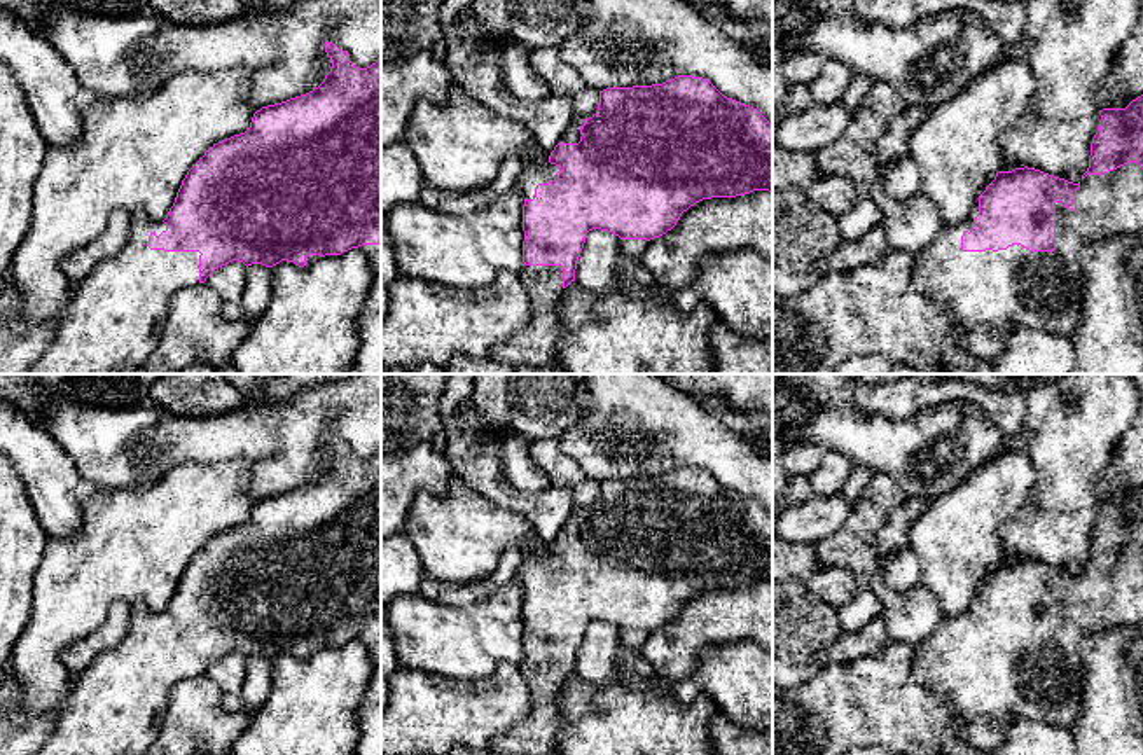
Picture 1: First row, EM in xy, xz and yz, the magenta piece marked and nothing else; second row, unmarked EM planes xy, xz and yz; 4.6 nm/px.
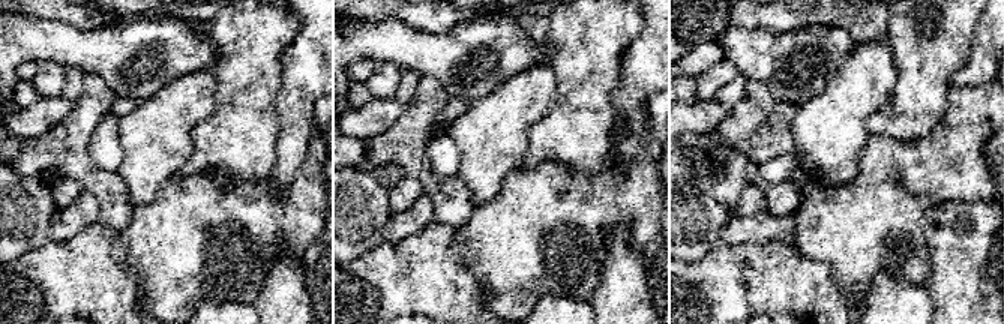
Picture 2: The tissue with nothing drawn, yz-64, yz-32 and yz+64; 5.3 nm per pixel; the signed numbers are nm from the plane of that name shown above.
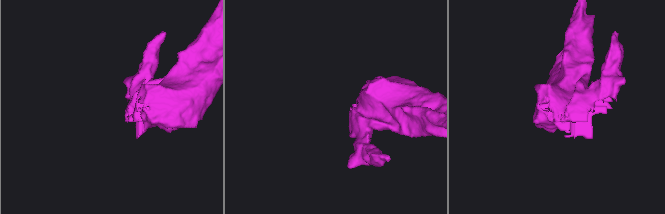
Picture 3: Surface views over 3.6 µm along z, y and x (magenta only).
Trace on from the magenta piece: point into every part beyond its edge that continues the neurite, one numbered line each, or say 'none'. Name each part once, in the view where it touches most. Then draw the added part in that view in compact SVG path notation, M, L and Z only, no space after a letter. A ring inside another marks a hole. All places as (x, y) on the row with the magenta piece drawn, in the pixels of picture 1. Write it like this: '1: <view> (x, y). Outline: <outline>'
1: yz (988, 294). Outline: M1127 163L1105 175L1087 175L1077 190L1077 210L1064 208L1056 203L1056 250L1054 252L1029 252L1021 245L1012 245L1007 250L963 252L961 236L972 231L973 220L979 213L979 201L965 220L956 225L942 225L935 239L918 255L911 266L911 281L916 292L930 299L935 306L944 309L956 325L961 348L979 360L993 362L1001 355L1007 337L1019 327L1045 330L1061 336L1073 336L1077 330L1082 304L1084 304L1084 276L1078 264L1080 250L1091 241L1103 241L1108 238L1133 236L1133 246L1127 267L1138 274L1143 269L1143 168Z

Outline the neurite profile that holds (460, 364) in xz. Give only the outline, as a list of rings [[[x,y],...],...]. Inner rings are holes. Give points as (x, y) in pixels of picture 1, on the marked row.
[[[456,357],[444,371],[446,374],[514,374],[514,369],[516,367],[500,364],[491,357],[481,360],[472,357]]]

